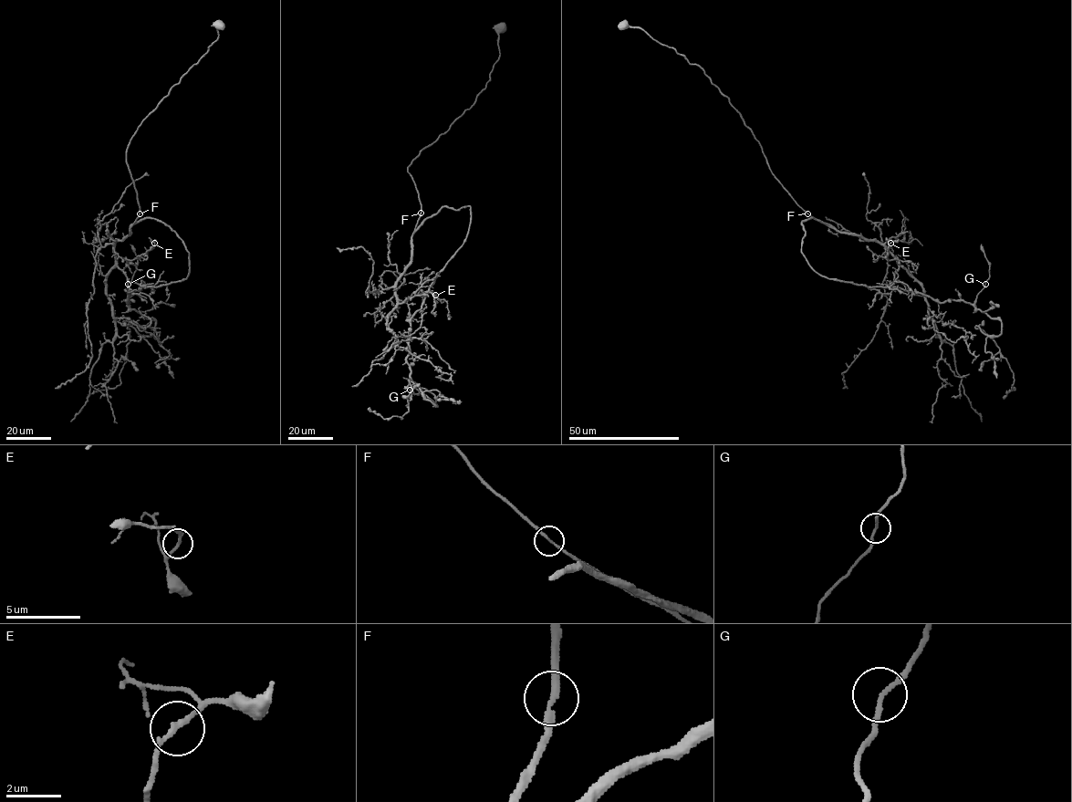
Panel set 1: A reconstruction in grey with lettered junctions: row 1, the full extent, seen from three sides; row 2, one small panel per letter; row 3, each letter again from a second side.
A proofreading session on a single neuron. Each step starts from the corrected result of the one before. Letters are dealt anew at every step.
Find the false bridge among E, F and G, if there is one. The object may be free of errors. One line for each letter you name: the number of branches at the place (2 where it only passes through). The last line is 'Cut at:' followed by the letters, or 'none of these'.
Cut at: none of these

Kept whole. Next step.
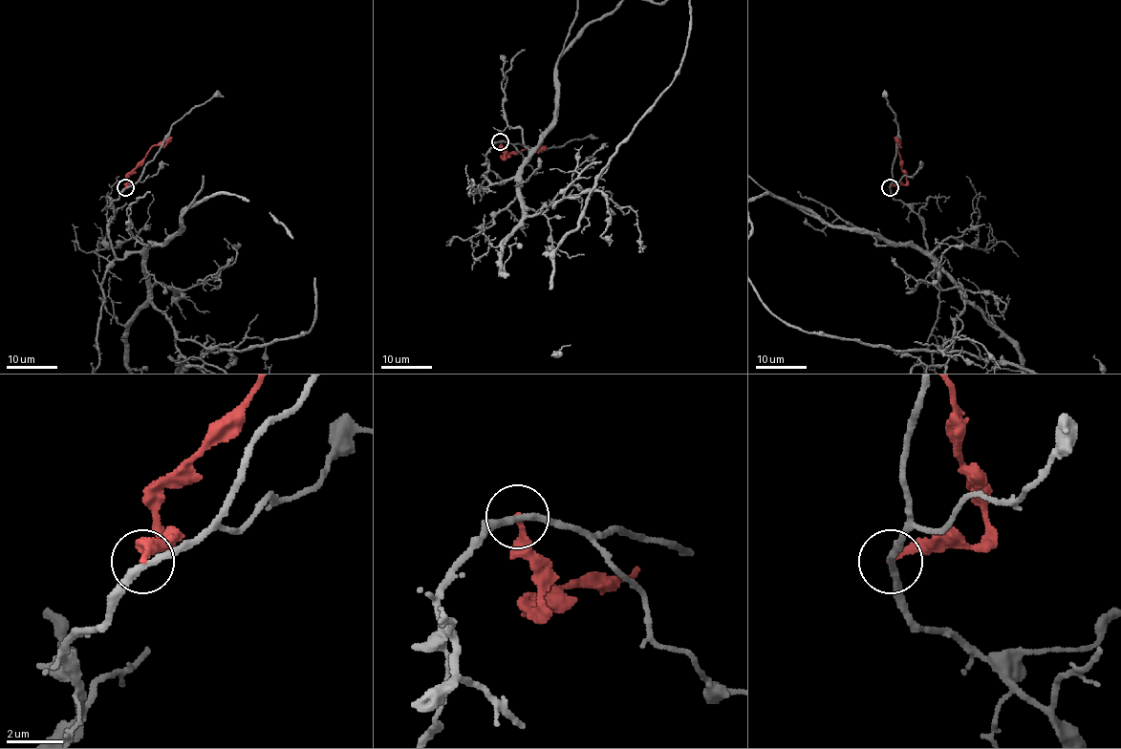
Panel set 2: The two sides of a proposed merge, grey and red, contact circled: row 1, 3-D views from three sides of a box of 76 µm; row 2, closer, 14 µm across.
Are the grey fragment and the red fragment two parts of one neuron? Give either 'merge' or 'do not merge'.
do not merge

